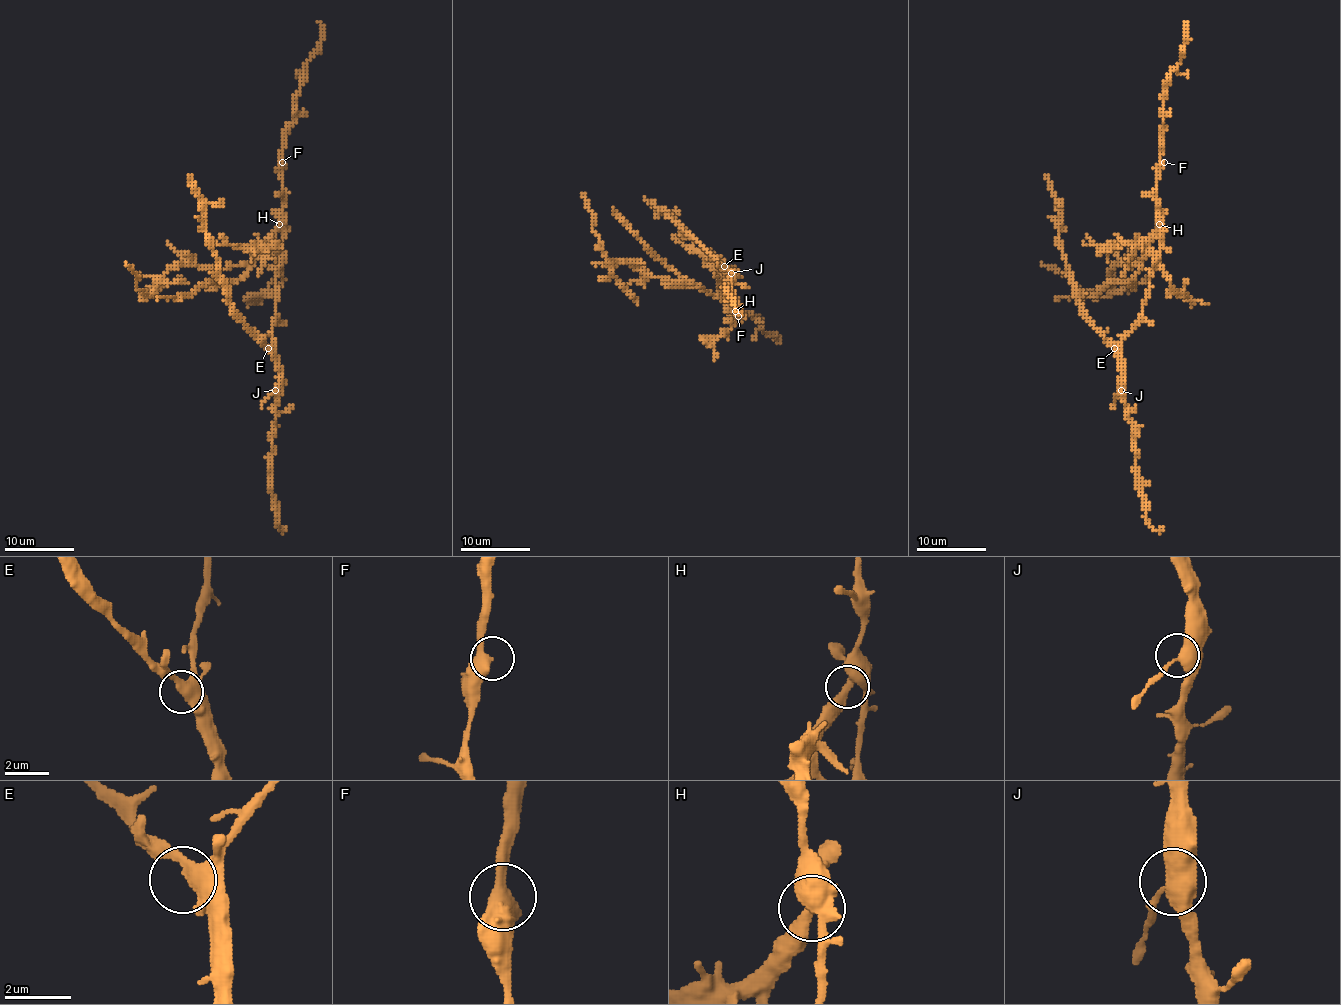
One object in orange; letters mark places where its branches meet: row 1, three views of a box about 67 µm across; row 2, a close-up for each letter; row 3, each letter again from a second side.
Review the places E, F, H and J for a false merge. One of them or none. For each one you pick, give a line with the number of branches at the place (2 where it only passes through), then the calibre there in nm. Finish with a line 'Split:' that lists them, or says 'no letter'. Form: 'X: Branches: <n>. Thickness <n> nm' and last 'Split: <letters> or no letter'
H: Branches: 3. Thickness 380 nm
Split: H

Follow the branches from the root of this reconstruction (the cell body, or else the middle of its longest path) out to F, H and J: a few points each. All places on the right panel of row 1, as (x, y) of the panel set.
F: (1150, 286), (1150, 268), (1161, 246), (1157, 169), (1164, 162)
H: (1150, 286), (1150, 268), (1161, 246), (1159, 225)
J: (1150, 286), (1141, 319), (1122, 341), (1121, 390)

